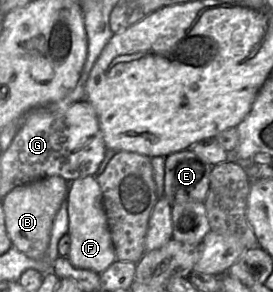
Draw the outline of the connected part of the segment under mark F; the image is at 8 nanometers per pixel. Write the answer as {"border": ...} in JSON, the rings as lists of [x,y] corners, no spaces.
{"border":[[[87,176],[70,182],[67,213],[70,250],[66,257],[77,268],[101,274],[116,261],[116,254],[107,225],[101,188],[95,176]]]}

